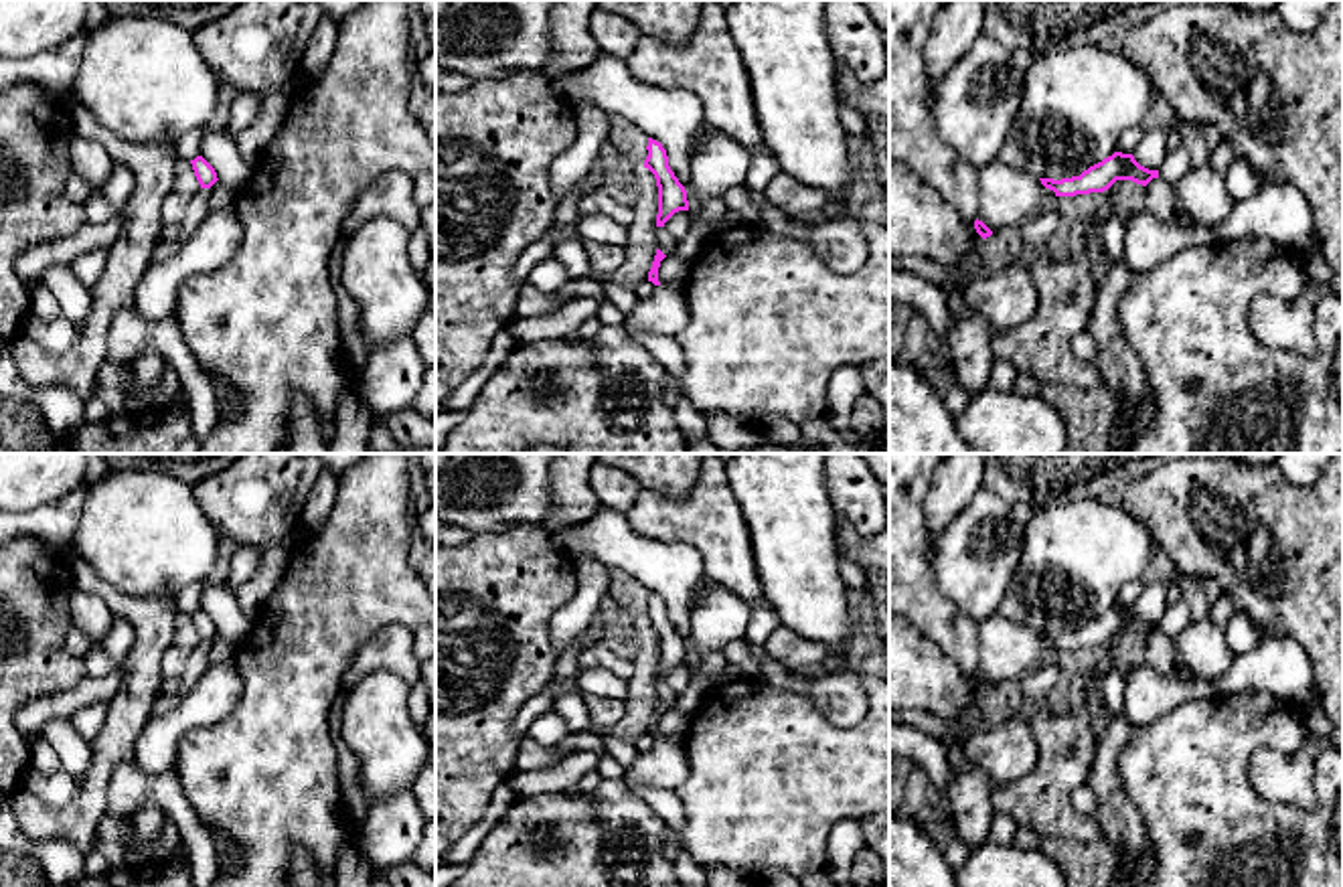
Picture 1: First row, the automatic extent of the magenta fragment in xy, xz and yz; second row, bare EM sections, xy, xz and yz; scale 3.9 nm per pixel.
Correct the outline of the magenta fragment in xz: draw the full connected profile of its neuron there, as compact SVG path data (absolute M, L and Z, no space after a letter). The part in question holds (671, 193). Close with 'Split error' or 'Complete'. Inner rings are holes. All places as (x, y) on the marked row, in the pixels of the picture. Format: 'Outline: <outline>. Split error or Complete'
Outline: M648 138L646 150L648 156L644 160L644 168L654 174L658 186L656 227L664 227L675 213L689 211L687 190L670 170L662 144Z. Complete

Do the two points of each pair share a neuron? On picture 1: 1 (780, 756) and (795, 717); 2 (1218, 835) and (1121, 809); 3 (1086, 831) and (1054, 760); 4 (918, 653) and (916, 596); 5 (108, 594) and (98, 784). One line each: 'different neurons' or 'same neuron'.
1: same neuron
2: different neurons
3: same neuron
4: different neurons
5: same neuron

